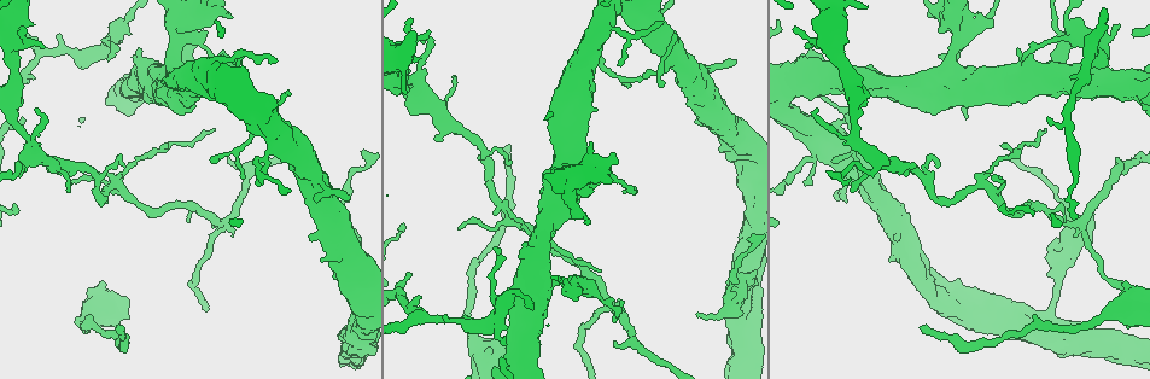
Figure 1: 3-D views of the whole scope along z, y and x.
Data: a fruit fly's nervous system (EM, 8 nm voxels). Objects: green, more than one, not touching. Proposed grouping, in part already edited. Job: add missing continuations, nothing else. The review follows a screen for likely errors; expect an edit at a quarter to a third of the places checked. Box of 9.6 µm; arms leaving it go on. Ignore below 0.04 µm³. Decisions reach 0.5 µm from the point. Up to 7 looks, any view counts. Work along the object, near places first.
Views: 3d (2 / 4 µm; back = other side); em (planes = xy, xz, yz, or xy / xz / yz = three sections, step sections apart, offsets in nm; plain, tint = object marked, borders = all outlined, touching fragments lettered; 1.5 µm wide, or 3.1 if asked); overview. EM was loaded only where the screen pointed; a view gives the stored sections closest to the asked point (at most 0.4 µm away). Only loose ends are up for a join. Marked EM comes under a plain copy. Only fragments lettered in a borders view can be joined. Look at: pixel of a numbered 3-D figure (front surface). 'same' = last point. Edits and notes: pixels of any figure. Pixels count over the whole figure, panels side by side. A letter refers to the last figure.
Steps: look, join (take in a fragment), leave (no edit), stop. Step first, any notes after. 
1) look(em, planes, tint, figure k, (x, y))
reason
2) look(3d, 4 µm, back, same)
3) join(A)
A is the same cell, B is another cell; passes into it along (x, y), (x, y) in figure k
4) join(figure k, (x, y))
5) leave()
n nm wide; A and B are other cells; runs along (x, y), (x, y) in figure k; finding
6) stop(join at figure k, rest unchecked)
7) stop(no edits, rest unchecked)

look(em, 3.1 µm, planes, borders, figure 1, (123, 88))
stops while still wide

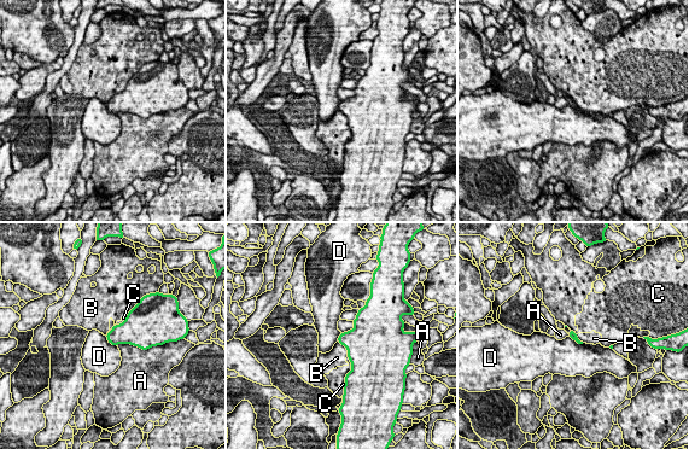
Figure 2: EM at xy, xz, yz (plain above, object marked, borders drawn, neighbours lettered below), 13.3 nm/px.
leave()
A touches over 460 nm; A, B, C and D are other cells; none of them fits

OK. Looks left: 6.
look(3d, 2 µm, figure 1, (241, 176))
an open end

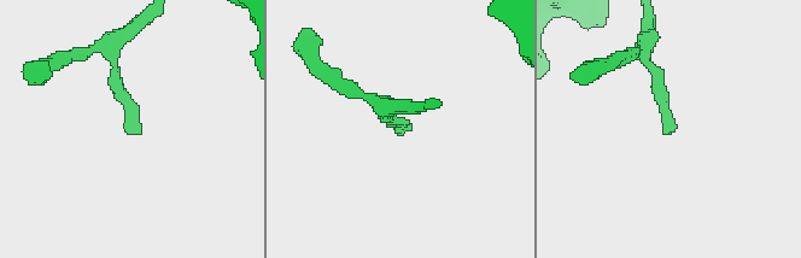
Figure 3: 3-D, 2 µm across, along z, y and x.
look(em, yz, step 4, tint, figure 3, (668, 133))

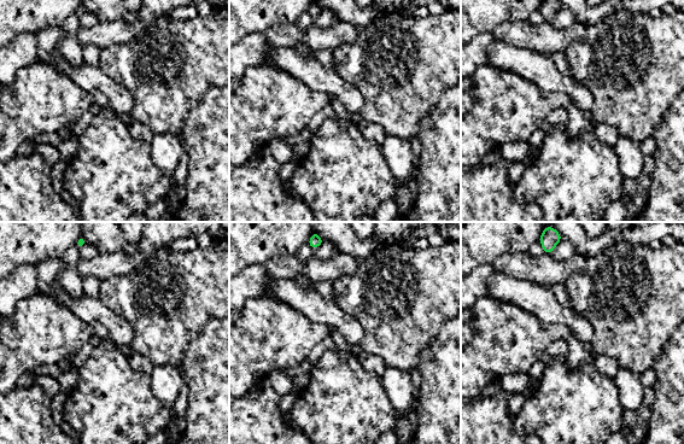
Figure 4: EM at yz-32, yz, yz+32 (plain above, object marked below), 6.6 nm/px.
look(em, planes, borders, same)
another direction

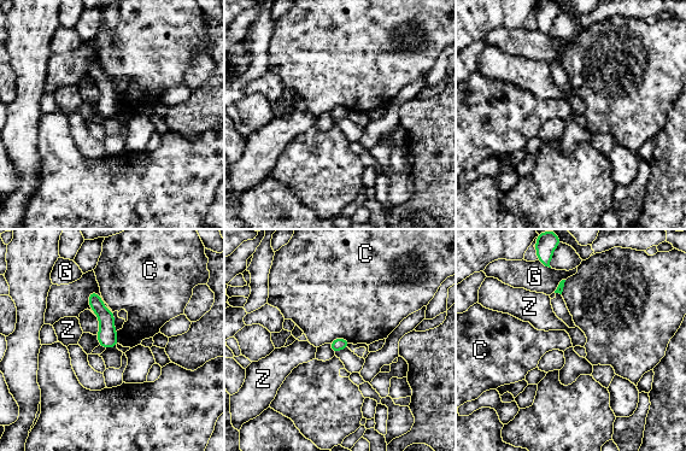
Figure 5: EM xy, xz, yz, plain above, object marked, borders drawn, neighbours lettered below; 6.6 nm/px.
leave()
C touches over 140 nm; C, G and Z are other cells; border along (329, 343), (338, 338), (350, 343) in figure 5; none of them fits

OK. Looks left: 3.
look(3d, 2 µm, figure 1, (123, 328))
free end

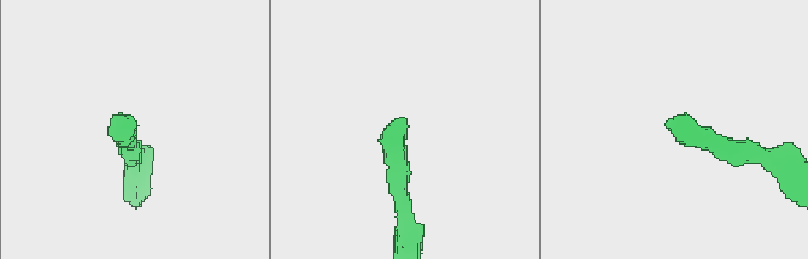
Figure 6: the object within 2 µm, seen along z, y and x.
look(em, xz, step 4, borders, figure 6, (131, 119))

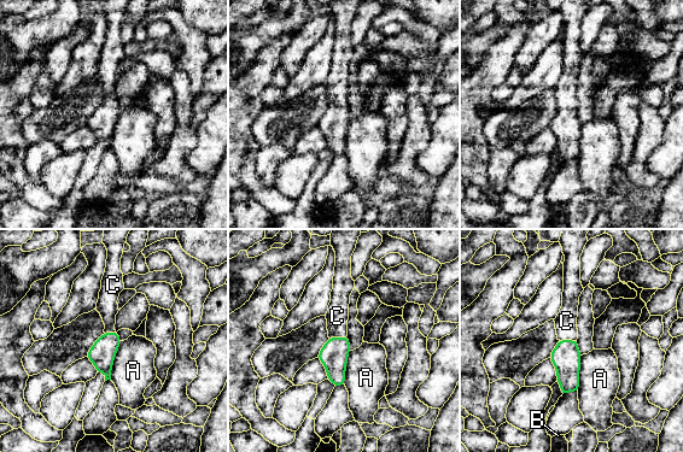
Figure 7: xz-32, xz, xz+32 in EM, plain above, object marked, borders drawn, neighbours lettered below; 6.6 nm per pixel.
look(em, planes, borders, same)

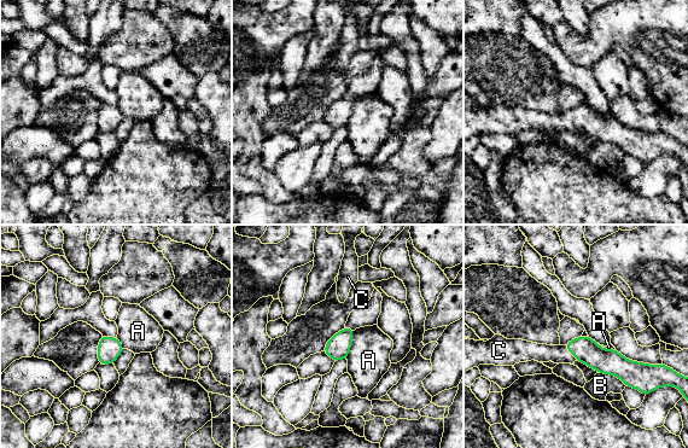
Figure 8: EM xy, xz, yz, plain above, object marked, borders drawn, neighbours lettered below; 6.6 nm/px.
join(C)
B touches over 220 nm; C is the same cell, A and B are other cells; passes into it along (584, 349), (570, 352), (542, 353) in figure 8; the cell continues

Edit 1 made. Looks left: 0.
stop(join at figure 8, rest unchecked)

